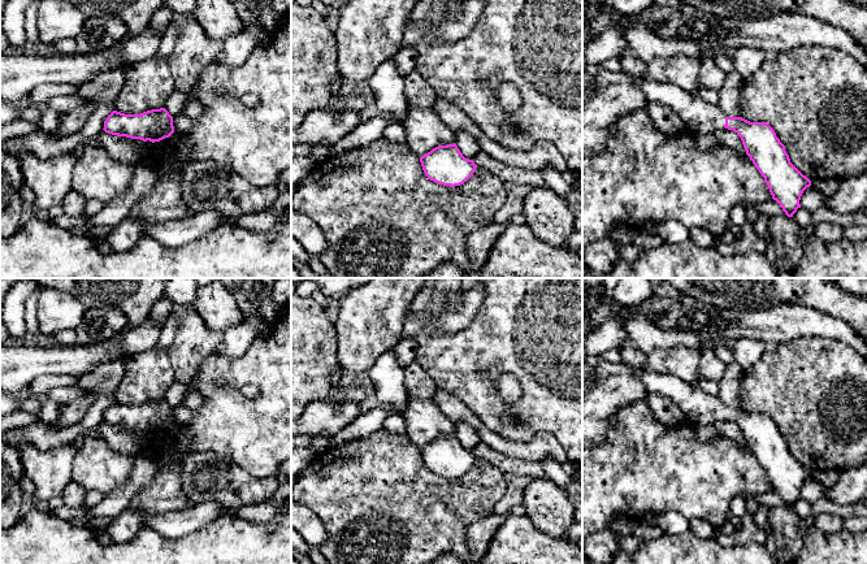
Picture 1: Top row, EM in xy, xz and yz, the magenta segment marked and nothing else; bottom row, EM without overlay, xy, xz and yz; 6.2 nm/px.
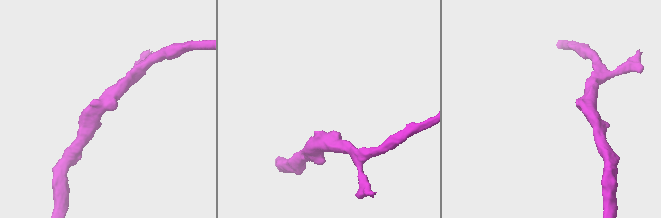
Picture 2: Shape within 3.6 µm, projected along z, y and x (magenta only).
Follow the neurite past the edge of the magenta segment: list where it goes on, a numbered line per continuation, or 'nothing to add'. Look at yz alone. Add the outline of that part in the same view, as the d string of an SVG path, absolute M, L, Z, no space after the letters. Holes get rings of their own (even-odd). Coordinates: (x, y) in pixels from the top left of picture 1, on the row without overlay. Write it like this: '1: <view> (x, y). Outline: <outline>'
1: yz (701, 408). Outline: M646 368L637 369L637 376L649 391L671 399L688 421L695 425L712 425L724 420L727 407L719 395L706 394L698 383L693 385L676 376Z

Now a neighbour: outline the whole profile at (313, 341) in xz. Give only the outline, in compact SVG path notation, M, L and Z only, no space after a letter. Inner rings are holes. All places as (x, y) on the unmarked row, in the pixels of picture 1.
M291 281L291 421L300 417L309 404L335 396L337 383L330 376L341 368L337 351L335 329L325 308L312 296L299 296L296 283Z

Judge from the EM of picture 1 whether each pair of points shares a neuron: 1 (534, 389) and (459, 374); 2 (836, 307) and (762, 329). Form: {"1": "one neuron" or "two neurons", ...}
{"1": "one neuron", "2": "two neurons"}

